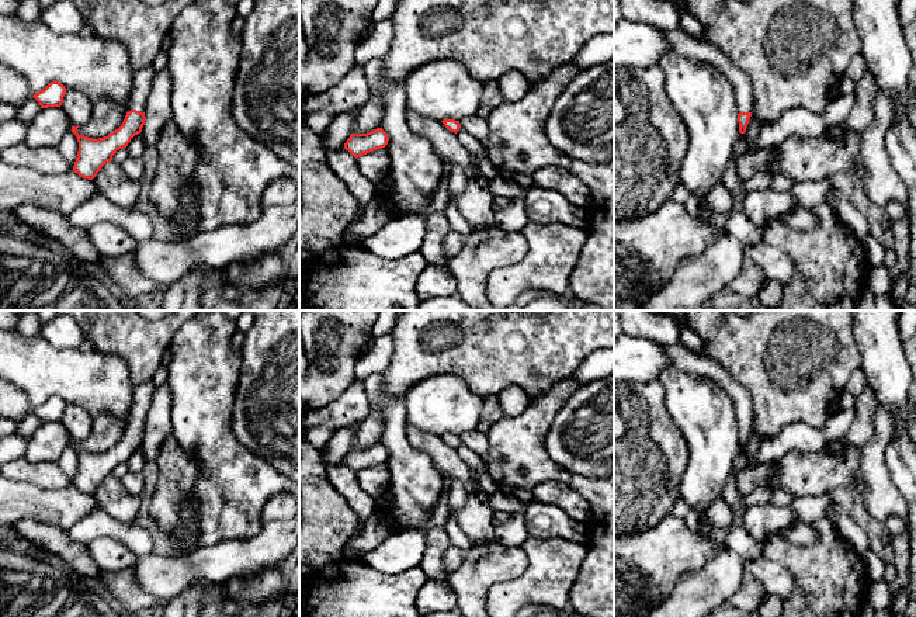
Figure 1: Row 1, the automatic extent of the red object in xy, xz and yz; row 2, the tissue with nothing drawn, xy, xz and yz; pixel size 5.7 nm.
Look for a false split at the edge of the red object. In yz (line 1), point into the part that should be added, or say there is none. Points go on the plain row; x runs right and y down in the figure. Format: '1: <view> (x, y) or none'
1: yz (686, 360)

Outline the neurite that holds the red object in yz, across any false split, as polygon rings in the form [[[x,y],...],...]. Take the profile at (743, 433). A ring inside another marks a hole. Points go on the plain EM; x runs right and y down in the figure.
[[[660,343],[660,346],[674,367],[711,378],[729,394],[736,410],[739,447],[745,448],[752,431],[753,419],[750,394],[714,358],[700,356],[680,343]]]

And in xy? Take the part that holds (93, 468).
[[[153,381],[135,385],[132,416],[135,423],[128,426],[118,444],[104,453],[93,454],[77,448],[79,441],[72,441],[72,447],[79,457],[79,467],[73,486],[80,492],[93,495],[101,482],[112,475],[117,465],[126,462],[131,454],[142,447],[146,431],[146,415],[155,394]]]

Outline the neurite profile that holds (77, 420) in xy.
[[[74,403],[66,405],[60,422],[70,433],[72,441],[87,439],[93,429],[93,416],[86,408]]]

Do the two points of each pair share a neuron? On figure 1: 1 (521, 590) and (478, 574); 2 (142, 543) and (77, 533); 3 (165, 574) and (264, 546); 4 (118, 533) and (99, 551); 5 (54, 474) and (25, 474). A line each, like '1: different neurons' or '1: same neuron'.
1: different neurons
2: same neuron
3: same neuron
4: different neurons
5: same neuron

